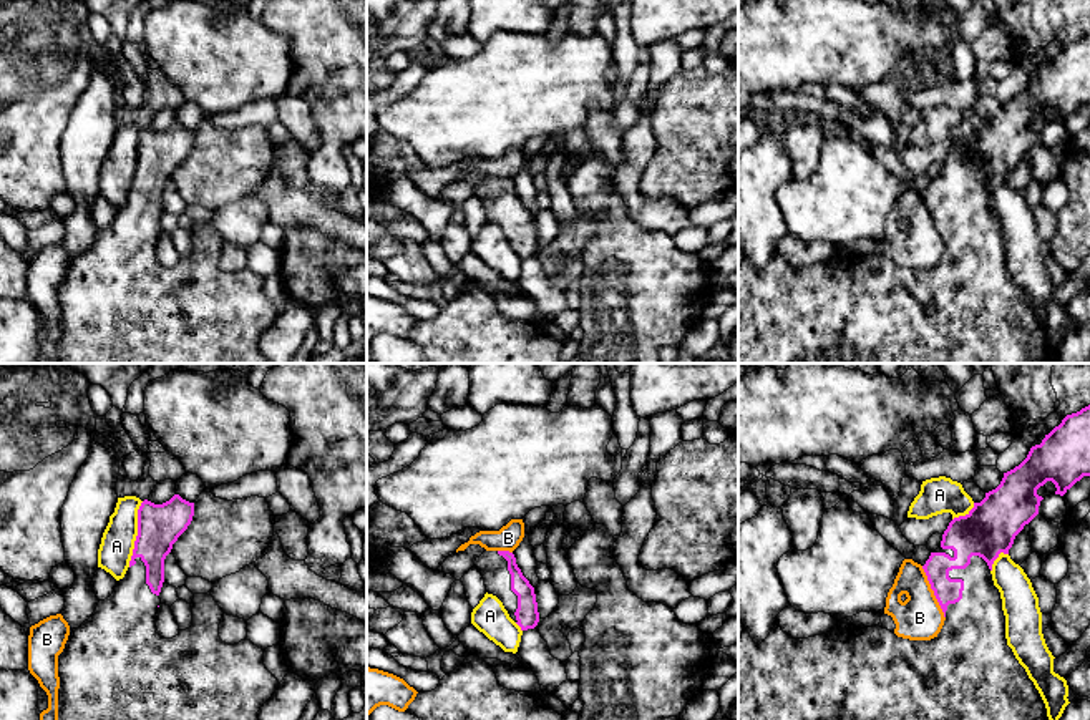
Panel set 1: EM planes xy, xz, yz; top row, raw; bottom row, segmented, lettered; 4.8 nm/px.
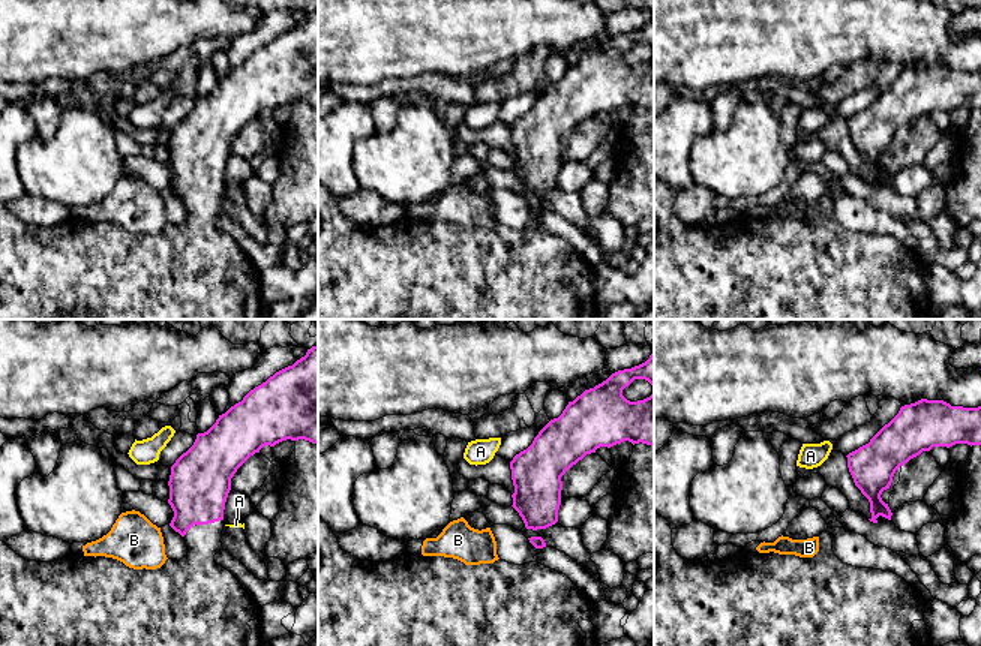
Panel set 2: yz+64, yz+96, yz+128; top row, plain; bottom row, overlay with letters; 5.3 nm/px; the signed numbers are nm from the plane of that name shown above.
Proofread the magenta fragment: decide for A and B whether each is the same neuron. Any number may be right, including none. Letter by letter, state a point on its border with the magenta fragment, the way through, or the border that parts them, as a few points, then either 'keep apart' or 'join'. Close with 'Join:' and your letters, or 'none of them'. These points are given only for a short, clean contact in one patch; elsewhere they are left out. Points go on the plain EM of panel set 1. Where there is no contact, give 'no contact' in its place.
A: xy (138, 163) | along xy (143, 130), (138, 138), (138, 163), (128, 194) | keep apart
B: yz (934, 221) | along yz (921, 194), (944, 246) | keep apart
Join: none of them

